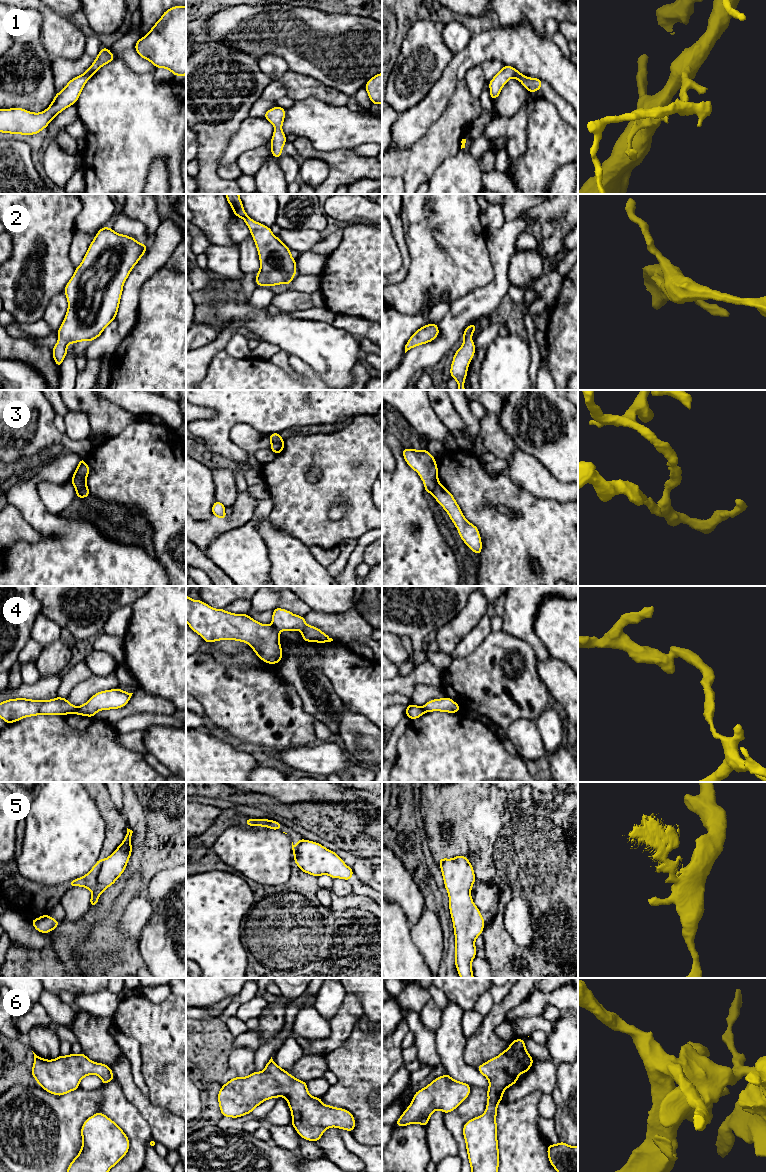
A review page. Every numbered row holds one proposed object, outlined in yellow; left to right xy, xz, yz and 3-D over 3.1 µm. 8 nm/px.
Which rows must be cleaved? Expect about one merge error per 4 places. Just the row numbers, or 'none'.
3, 4, 5

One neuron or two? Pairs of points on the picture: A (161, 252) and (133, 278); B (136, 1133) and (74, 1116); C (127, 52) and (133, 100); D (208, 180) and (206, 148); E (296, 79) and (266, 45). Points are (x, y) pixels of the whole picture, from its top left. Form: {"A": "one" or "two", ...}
{"A": "one", "B": "one", "C": "two", "D": "one", "E": "two"}

